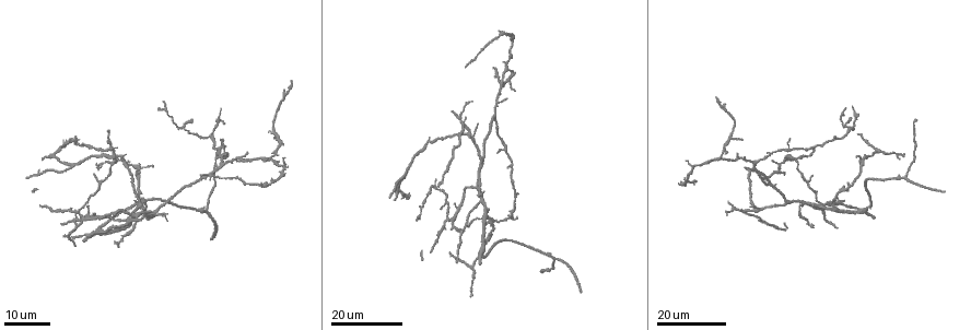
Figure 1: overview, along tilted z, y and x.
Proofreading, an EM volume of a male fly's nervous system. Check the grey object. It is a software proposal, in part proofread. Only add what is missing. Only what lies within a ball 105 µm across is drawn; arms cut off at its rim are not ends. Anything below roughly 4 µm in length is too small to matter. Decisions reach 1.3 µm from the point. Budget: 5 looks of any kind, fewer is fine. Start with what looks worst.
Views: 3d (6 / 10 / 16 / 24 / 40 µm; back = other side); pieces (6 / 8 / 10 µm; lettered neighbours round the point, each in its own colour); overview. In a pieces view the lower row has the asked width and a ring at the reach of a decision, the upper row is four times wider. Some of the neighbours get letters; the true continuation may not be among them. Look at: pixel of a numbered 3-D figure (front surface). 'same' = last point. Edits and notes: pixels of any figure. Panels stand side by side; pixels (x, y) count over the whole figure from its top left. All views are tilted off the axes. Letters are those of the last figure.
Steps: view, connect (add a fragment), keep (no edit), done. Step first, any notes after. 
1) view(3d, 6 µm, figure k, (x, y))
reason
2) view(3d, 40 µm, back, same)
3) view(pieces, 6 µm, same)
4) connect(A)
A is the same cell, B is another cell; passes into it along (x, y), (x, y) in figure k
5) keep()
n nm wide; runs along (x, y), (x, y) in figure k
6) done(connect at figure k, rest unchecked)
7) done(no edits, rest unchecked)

view(3d, 16 µm, figure 1, (116, 247))

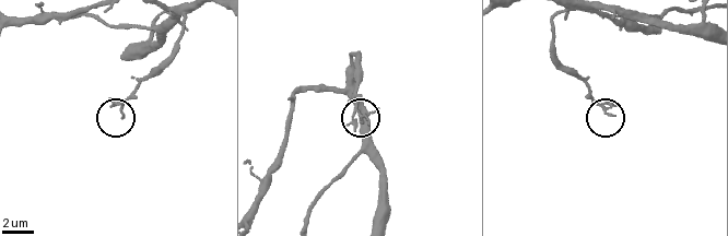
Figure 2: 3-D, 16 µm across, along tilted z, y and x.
view(pieces, 8 µm, figure 2, (368, 123))

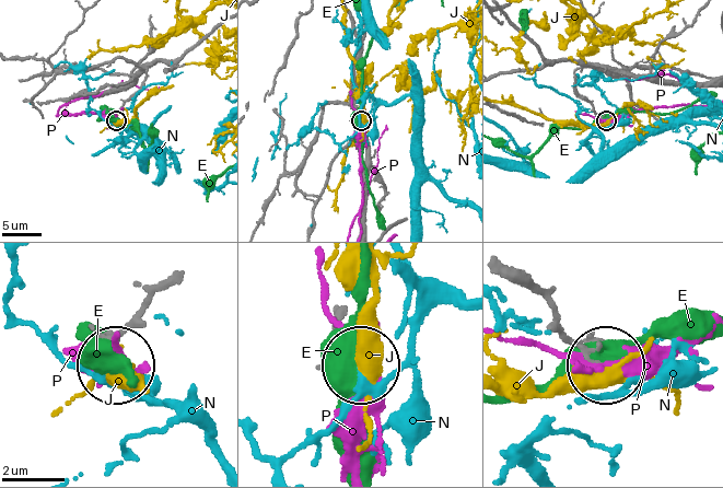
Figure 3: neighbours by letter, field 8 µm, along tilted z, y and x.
keep()
E, J, N and P are other cells; runs along (506, 265), (528, 274), (570, 339), (602, 362) in figure 3; none of them fits

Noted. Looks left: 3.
view(3d, 24 µm, figure 1, (77, 139))
end of a long branch

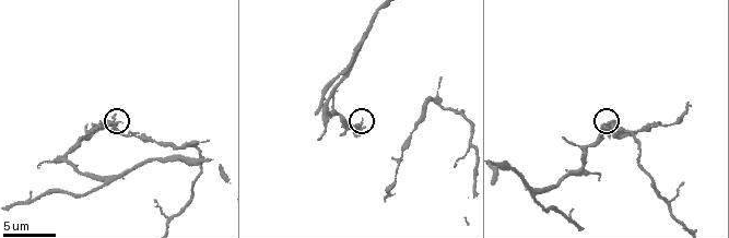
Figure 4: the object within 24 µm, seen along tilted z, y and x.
view(pieces, 8 µm, figure 4, (362, 119))

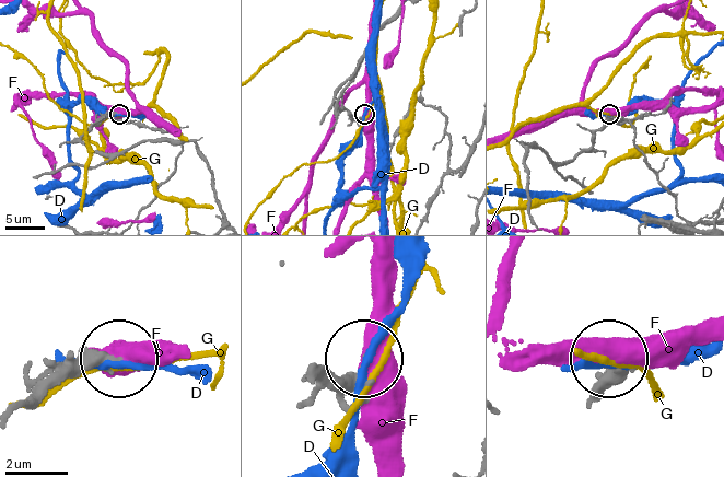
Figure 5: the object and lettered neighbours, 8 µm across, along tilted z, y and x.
keep()
240 nm wide; D, F and G are other cells; runs along (25, 406), (71, 374), (118, 357) in figure 5; no lettered fragment goes on from it

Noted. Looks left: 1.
view(pieces, 6 µm, figure 4, (383, 198))
tapers out

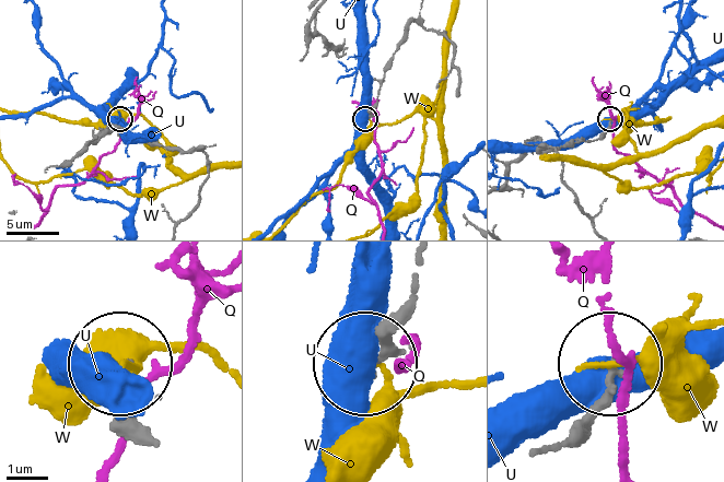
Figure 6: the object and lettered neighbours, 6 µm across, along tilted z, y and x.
keep()
Q, U and W are other cells; runs along (406, 305), (368, 363) in figure 6; none of them fits

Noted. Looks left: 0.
done(no edits, rest unchecked)

